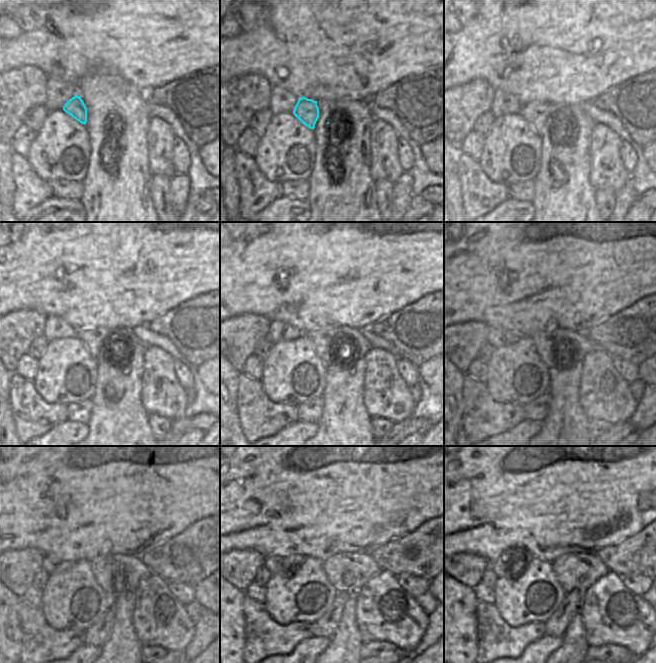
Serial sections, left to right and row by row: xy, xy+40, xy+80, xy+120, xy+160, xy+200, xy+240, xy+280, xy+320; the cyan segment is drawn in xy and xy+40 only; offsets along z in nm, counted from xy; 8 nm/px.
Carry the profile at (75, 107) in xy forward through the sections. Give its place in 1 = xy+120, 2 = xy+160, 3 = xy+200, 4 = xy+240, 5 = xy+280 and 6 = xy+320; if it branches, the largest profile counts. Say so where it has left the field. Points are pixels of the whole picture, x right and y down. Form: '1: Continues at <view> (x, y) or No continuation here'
1: Continues at xy+120 (100, 341)
2: Continues at xy+160 (326, 342)
3: Continues at xy+200 (572, 346)
4: Continues at xy+240 (124, 572)
5: Continues at xy+280 (348, 572)
6: Continues at xy+320 (579, 571)

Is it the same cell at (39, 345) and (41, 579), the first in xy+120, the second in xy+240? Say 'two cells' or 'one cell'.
one cell

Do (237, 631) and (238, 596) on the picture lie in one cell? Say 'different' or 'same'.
same

